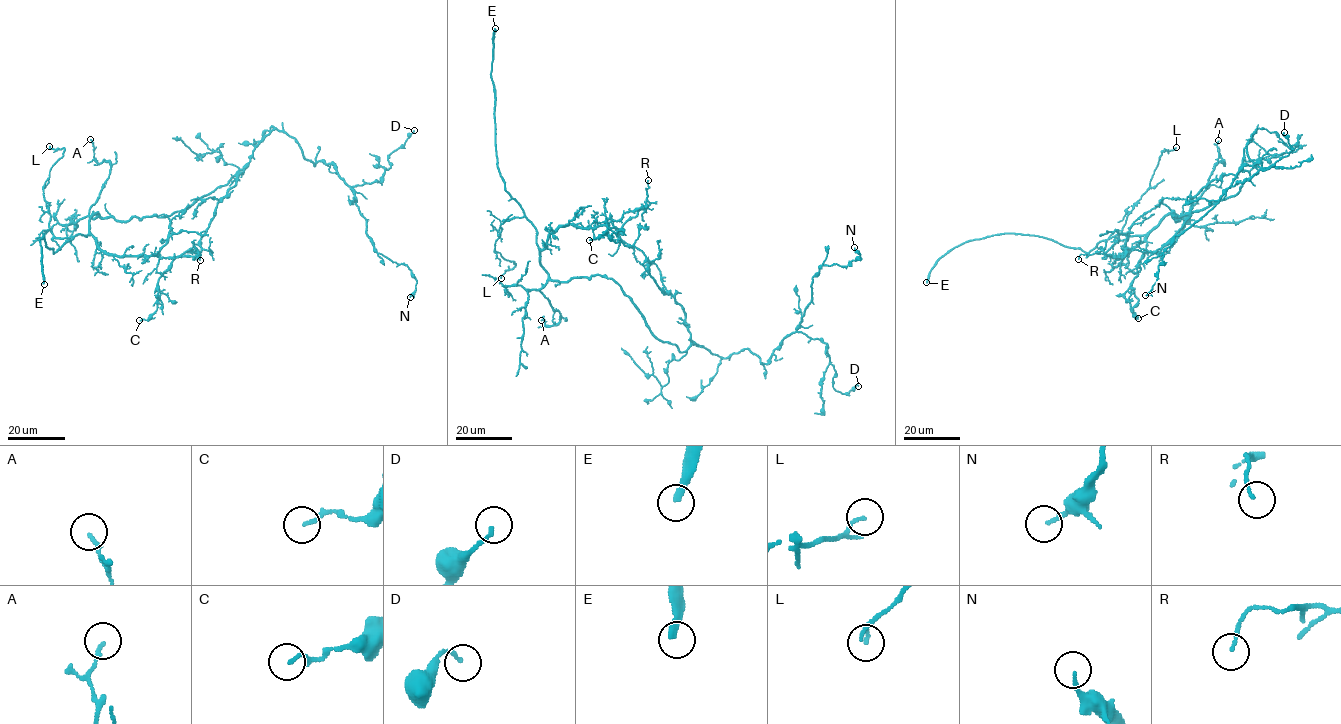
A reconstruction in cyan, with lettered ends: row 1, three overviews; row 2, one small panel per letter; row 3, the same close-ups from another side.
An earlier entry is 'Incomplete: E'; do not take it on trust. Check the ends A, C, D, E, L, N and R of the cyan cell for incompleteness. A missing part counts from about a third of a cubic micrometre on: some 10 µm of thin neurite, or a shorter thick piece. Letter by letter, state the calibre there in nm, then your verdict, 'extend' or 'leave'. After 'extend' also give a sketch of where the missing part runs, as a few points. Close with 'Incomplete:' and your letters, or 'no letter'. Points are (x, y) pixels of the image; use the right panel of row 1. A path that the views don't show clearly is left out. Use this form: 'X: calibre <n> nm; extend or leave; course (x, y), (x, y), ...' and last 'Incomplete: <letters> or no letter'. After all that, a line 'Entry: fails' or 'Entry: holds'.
A: calibre 140 nm; leave
C: calibre 130 nm; leave
D: calibre 150 nm; leave
E: calibre 280 nm; extend
L: calibre 90 nm; leave
N: calibre 160 nm; leave
R: calibre 130 nm; leave
Incomplete: E
Entry: holds

